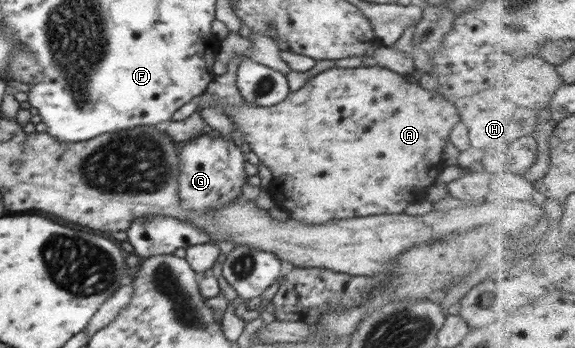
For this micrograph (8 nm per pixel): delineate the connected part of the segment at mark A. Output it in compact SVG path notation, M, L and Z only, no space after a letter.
M334 66L309 79L299 90L290 91L288 96L277 105L261 107L247 101L226 105L226 103L218 103L218 101L202 101L202 96L197 98L201 100L196 101L199 108L219 106L221 111L231 119L236 128L244 133L244 142L249 143L251 152L257 155L258 159L272 171L272 176L275 177L277 193L273 191L271 195L273 195L273 200L277 201L277 205L281 203L279 207L288 212L291 219L317 225L331 219L360 218L381 214L403 214L409 204L421 202L424 199L427 187L436 183L437 176L443 171L445 166L442 155L450 139L450 133L457 123L467 120L471 111L461 105L443 99L433 90L427 90L427 87L419 86L419 82L408 81L406 77L408 76L379 66L357 68Z

